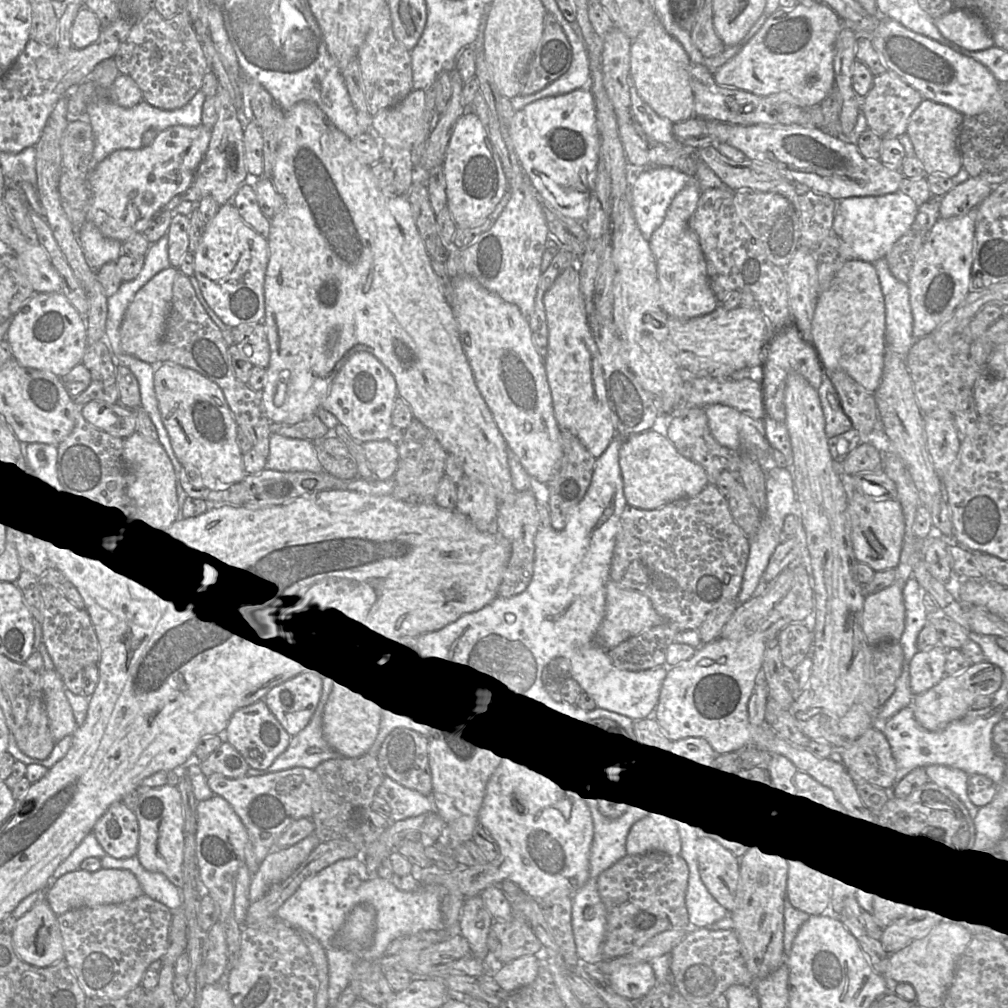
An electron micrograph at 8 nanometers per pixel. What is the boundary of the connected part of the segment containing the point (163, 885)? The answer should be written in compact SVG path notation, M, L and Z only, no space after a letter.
M105 855L101 859L101 868L129 870L138 879L144 894L164 904L171 910L180 908L182 904L180 889L164 874L146 870L136 855L123 859Z

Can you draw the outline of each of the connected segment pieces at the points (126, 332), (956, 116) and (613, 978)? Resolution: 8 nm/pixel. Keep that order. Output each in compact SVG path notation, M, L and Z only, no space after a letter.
M166 268L153 276L135 295L128 306L120 328L120 347L128 355L149 363L157 362L157 355L170 311L172 289L177 269Z
M926 98L910 116L906 134L913 144L915 156L922 162L927 174L944 174L953 177L962 168L957 136L963 119L964 115L957 110Z
M650 963L622 966L608 975L608 979L618 995L631 1001L642 999L657 983Z

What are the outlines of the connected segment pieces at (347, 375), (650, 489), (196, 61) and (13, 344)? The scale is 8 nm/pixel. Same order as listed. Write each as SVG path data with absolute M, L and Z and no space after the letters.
M360 351L351 355L340 368L320 407L333 414L355 440L361 443L379 441L388 438L397 396L397 385L392 373L374 355Z
M653 430L624 438L619 466L626 502L639 509L655 510L678 499L695 497L709 483L700 464L683 457L666 436Z
M152 7L143 19L132 27L113 58L120 74L130 76L137 83L143 100L164 110L185 106L200 91L203 77L209 70L203 44L185 10L179 10L174 16L165 19Z
M61 292L37 293L13 316L5 339L21 366L62 377L80 364L87 348L86 319Z

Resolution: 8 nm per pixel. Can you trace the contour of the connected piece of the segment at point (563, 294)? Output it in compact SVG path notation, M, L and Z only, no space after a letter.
M575 257L574 265L566 268L545 294L544 306L548 325L548 348L544 362L552 395L554 415L560 429L564 428L570 431L593 457L598 458L615 437L616 429L612 422L612 415L606 398L599 350L588 324L584 299L580 291L579 266L580 258Z

